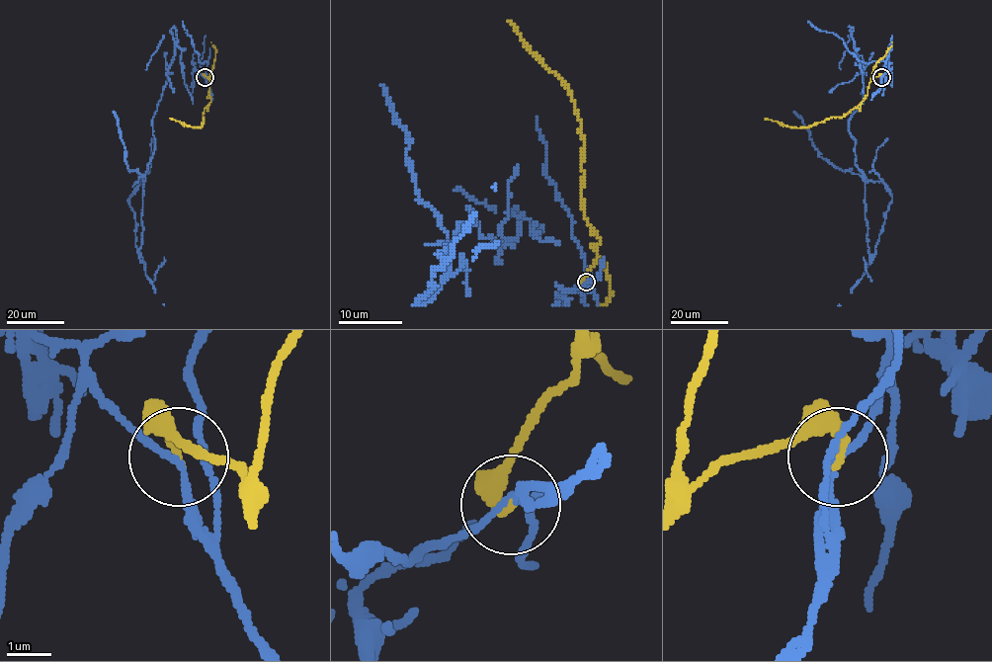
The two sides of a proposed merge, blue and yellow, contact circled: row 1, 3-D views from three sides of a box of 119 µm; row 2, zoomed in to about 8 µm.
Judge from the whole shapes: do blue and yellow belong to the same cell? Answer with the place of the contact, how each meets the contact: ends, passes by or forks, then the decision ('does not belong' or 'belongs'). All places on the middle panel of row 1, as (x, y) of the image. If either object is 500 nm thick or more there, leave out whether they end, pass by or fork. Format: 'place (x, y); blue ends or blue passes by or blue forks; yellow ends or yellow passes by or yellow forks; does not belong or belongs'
place (586, 282); blue passes by; yellow ends; does not belong

